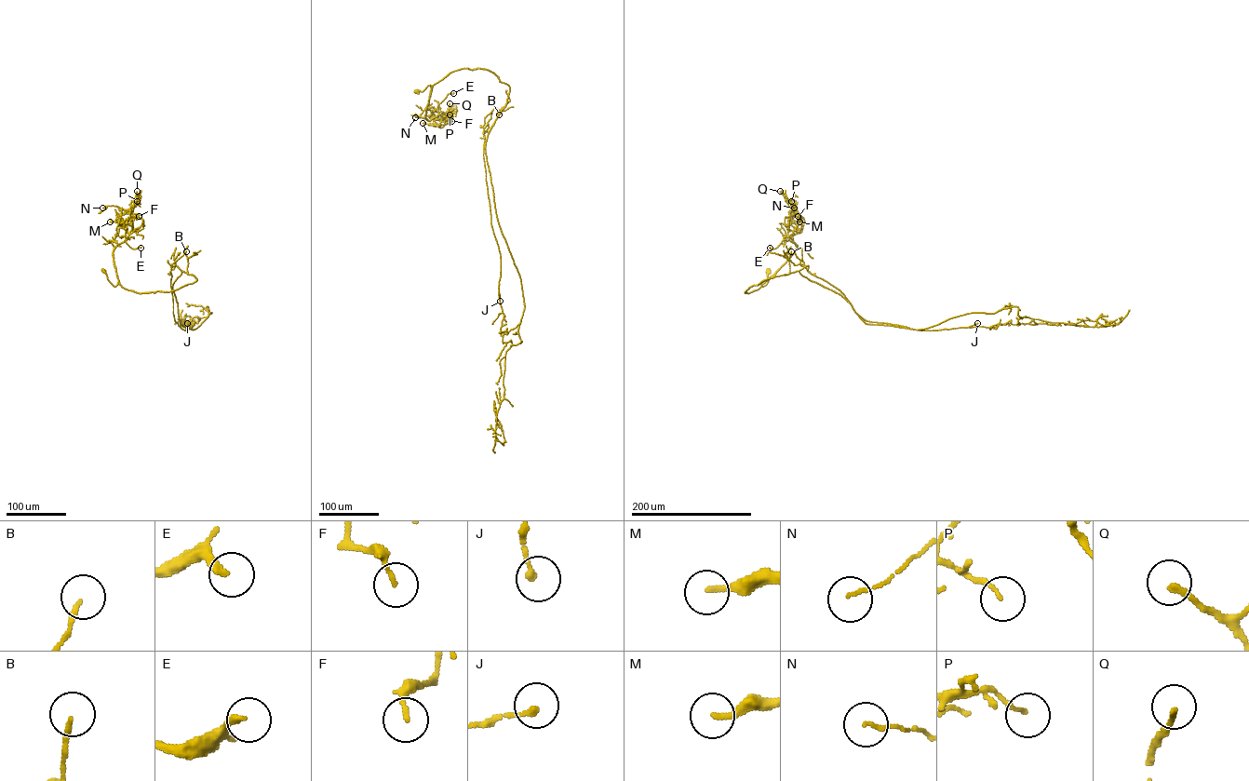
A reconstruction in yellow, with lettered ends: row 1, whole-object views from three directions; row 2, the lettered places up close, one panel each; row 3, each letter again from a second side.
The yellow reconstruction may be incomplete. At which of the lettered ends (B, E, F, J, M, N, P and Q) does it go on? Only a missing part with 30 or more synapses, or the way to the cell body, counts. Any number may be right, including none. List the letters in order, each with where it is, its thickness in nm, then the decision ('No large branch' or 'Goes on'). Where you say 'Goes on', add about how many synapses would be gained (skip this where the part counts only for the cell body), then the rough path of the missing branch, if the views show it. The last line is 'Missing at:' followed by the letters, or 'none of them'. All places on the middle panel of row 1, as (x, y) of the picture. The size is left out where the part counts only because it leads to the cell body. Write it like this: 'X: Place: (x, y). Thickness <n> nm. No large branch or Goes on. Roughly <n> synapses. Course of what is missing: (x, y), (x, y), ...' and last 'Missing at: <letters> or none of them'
B: Place: (499, 114). Thickness 140 nm. No large branch
E: Place: (453, 93). Thickness 220 nm. No large branch
F: Place: (451, 121). Thickness 160 nm. No large branch
J: Place: (500, 301). Thickness 200 nm. No large branch
M: Place: (423, 123). Thickness 200 nm. No large branch
N: Place: (415, 117). Thickness 100 nm. No large branch
P: Place: (449, 114). Thickness 100 nm. No large branch
Q: Place: (449, 103). Thickness 190 nm. No large branch
Missing at: none of them

